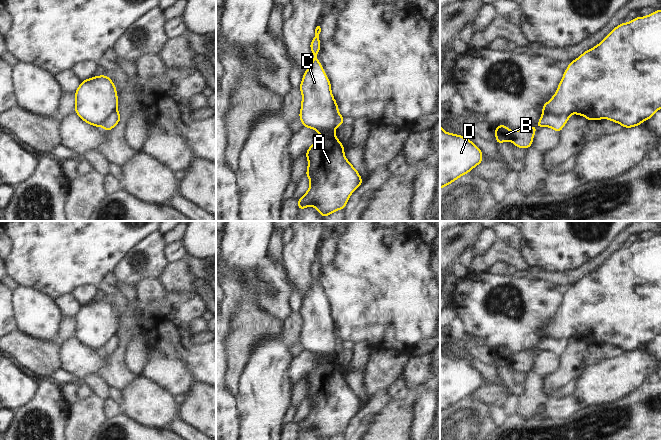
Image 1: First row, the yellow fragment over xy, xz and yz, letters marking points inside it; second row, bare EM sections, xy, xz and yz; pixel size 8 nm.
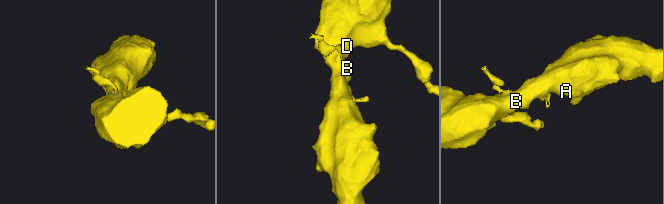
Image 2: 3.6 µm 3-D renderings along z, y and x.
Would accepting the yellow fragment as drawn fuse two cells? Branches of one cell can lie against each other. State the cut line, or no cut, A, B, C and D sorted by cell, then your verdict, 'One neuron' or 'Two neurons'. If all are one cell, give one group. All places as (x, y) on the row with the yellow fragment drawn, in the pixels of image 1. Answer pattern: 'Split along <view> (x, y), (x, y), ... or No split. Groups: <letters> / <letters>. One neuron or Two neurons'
Split along yz (569, 114), (560, 112), (544, 113), (542, 115). Groups: A C D / B. Two neurons

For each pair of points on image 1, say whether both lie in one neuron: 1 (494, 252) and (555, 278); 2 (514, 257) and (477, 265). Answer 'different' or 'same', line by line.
1: different
2: same

